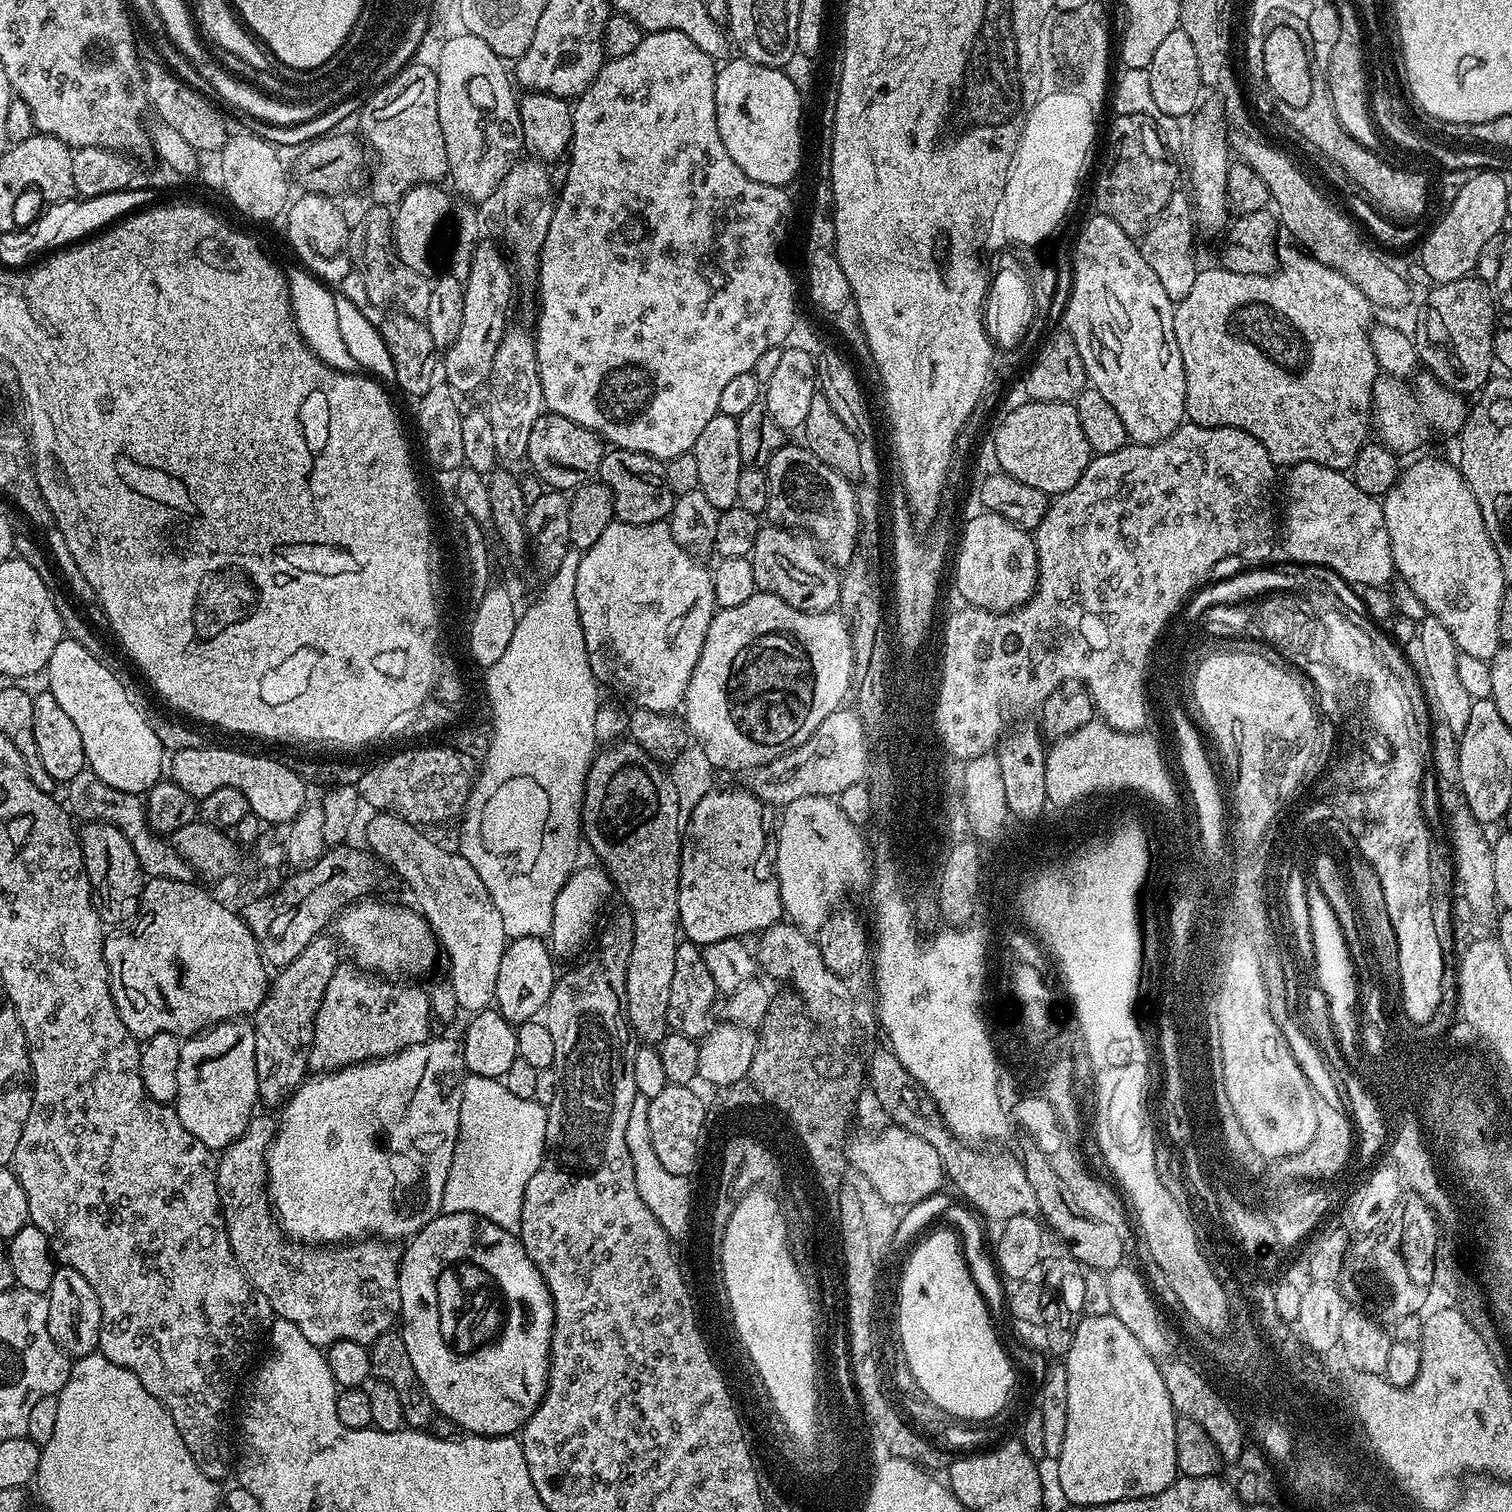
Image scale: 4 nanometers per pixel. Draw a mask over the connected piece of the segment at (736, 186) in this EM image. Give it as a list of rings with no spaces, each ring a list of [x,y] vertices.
[[[662,30],[661,32],[650,32],[644,35],[642,42],[638,42],[637,48],[630,54],[622,54],[609,59],[598,70],[598,78],[590,82],[588,89],[575,101],[572,110],[572,147],[570,158],[567,161],[569,166],[569,177],[564,187],[559,189],[558,199],[555,201],[553,220],[546,233],[545,244],[541,247],[540,276],[538,297],[540,296],[540,317],[536,320],[534,337],[536,341],[538,377],[542,384],[542,398],[545,409],[562,418],[570,418],[570,422],[578,422],[578,426],[586,426],[586,430],[597,432],[612,448],[625,448],[642,454],[650,454],[656,460],[669,461],[678,458],[678,454],[686,454],[692,450],[694,442],[698,442],[698,434],[702,434],[703,428],[710,422],[710,418],[718,415],[720,407],[718,402],[722,399],[722,390],[738,374],[746,374],[755,369],[758,357],[766,354],[768,348],[780,348],[785,343],[790,333],[790,326],[798,318],[798,310],[792,304],[792,293],[797,290],[797,285],[792,282],[792,276],[780,257],[780,247],[788,236],[788,219],[792,216],[792,200],[787,196],[785,189],[781,186],[770,186],[766,182],[754,182],[746,174],[742,174],[742,166],[730,158],[726,146],[722,146],[722,134],[718,134],[718,118],[716,117],[716,103],[714,102],[714,90],[716,89],[716,74],[718,71],[717,61],[711,60],[686,34],[678,30]]]

